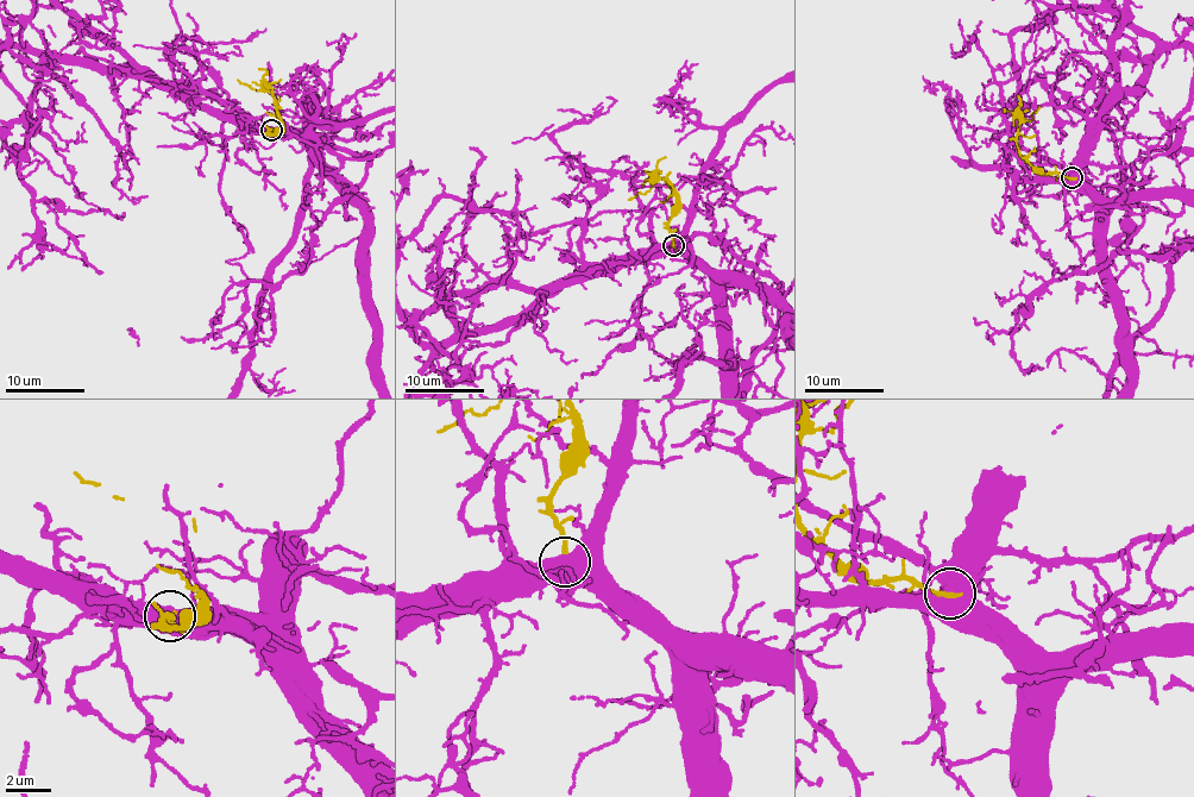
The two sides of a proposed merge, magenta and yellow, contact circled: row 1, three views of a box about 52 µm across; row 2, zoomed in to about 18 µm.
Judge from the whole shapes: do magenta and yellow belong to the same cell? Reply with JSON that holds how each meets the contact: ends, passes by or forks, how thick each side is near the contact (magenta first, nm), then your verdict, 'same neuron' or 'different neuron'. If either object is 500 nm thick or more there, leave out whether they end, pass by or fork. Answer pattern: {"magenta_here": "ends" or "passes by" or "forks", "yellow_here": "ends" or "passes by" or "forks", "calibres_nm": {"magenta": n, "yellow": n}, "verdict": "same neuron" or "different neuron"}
{"calibres_nm": {"magenta": 900, "yellow": 260}, "verdict": "different neuron"}

